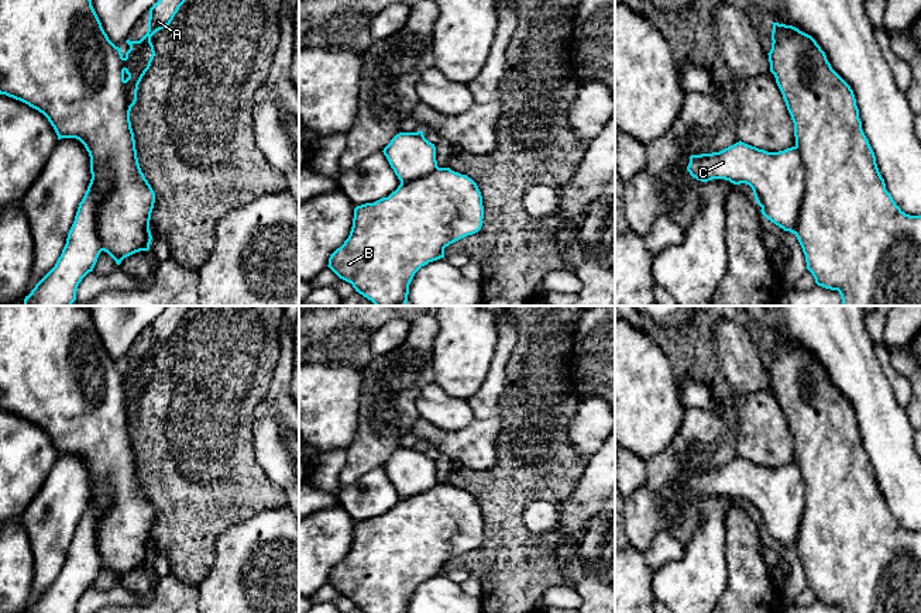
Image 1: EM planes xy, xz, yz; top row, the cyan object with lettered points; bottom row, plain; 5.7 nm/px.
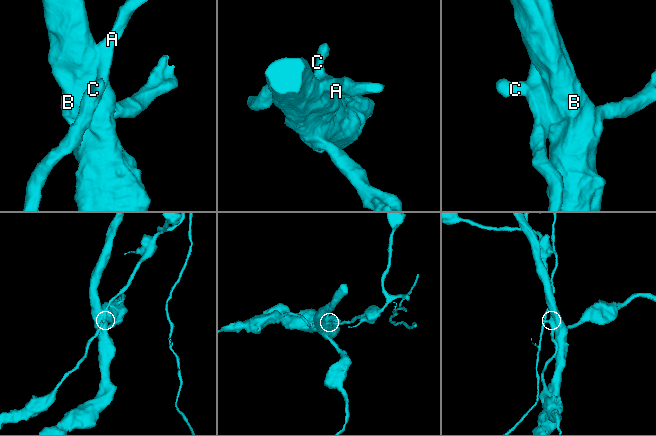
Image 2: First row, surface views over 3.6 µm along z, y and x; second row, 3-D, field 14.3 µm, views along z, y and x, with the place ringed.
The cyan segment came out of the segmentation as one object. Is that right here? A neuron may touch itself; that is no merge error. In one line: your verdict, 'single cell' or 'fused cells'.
fused cells

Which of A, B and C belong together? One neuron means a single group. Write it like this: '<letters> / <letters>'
A C / B

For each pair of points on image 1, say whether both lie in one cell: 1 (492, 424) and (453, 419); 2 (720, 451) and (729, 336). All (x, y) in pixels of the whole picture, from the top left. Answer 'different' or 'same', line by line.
1: different
2: same

